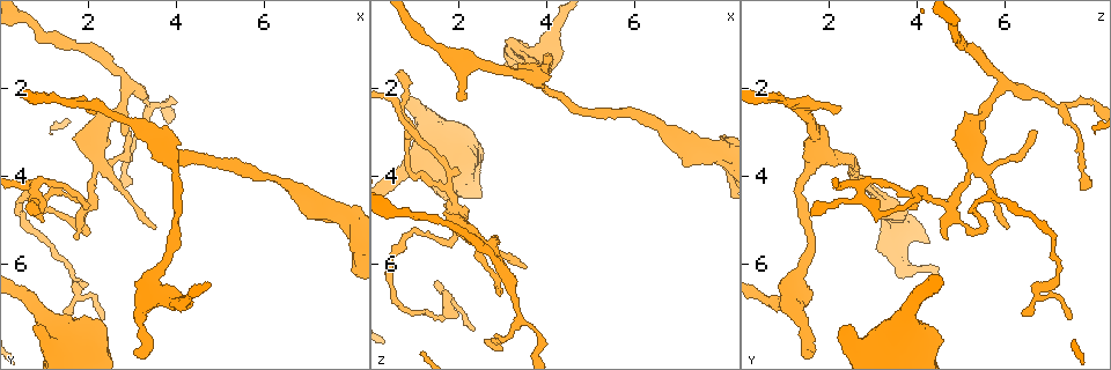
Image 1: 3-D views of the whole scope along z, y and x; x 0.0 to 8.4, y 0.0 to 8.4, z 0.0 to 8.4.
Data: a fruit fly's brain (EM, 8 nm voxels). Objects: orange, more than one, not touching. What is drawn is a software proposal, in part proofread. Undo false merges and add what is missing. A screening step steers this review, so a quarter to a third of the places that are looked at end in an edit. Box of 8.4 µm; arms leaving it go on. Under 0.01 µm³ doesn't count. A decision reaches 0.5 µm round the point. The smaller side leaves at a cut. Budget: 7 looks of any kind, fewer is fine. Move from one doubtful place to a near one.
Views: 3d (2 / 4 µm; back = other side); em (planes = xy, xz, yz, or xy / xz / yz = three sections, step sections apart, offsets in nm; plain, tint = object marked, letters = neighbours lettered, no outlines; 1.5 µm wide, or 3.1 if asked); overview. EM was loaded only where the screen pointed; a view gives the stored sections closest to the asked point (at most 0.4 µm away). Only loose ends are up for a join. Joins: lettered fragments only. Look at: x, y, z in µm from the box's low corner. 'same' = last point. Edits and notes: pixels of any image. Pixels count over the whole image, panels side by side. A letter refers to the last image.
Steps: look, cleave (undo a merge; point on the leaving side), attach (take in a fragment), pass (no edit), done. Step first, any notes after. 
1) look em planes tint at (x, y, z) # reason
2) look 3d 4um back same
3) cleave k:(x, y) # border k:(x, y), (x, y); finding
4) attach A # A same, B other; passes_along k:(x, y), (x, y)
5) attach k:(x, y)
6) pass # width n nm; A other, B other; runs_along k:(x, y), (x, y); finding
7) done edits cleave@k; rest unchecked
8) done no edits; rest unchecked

look 3d 4um at (3.55, 6.30, 1.35) # arms part here

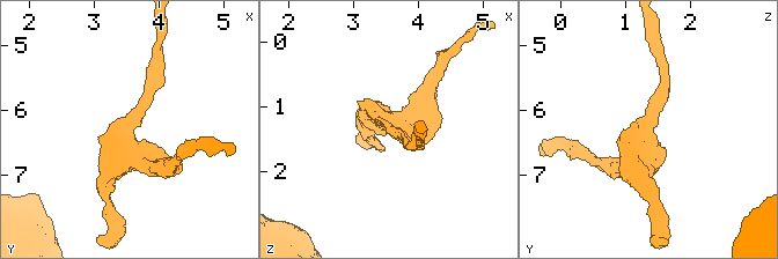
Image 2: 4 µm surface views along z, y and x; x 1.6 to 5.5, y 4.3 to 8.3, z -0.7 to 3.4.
look em xz step 8 tint at (3.55, 6.30, 1.30)

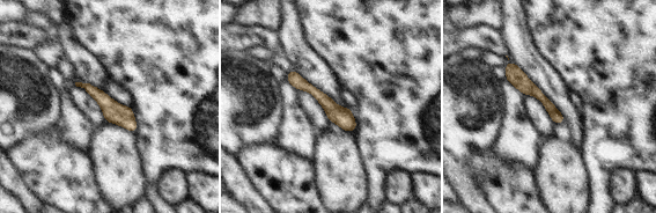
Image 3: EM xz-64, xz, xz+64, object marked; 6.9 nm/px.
look em planes letters same # cut it another way

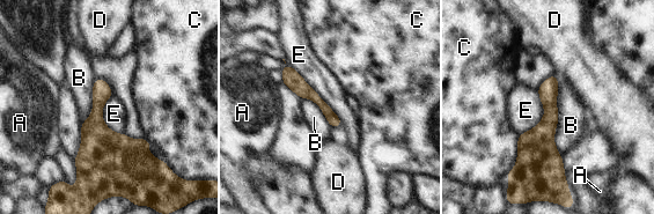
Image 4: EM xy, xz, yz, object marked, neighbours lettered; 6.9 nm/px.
pass # width 90 nm; longest_contact E 600 nm; A other, B other, C other, D other, E other; continuous, no second neuron

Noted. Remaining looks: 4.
look em planes letters at (0.80, 7.40, 2.30) # stops while still wide

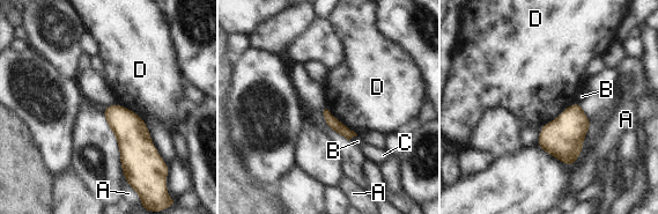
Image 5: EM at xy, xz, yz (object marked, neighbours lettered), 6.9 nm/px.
pass # A other, B other, C other, D other; border 5:(576, 102), (568, 105), (539, 131); none of them fits

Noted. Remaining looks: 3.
look em xy step 4 letters at (2.35, 7.30, 7.45) # thin end

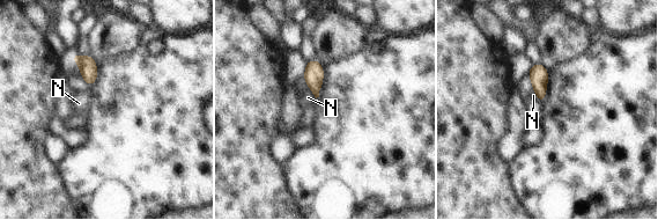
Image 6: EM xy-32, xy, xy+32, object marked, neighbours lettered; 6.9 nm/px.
pass # N other; none of them fits

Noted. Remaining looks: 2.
done no edits; rest unchecked

